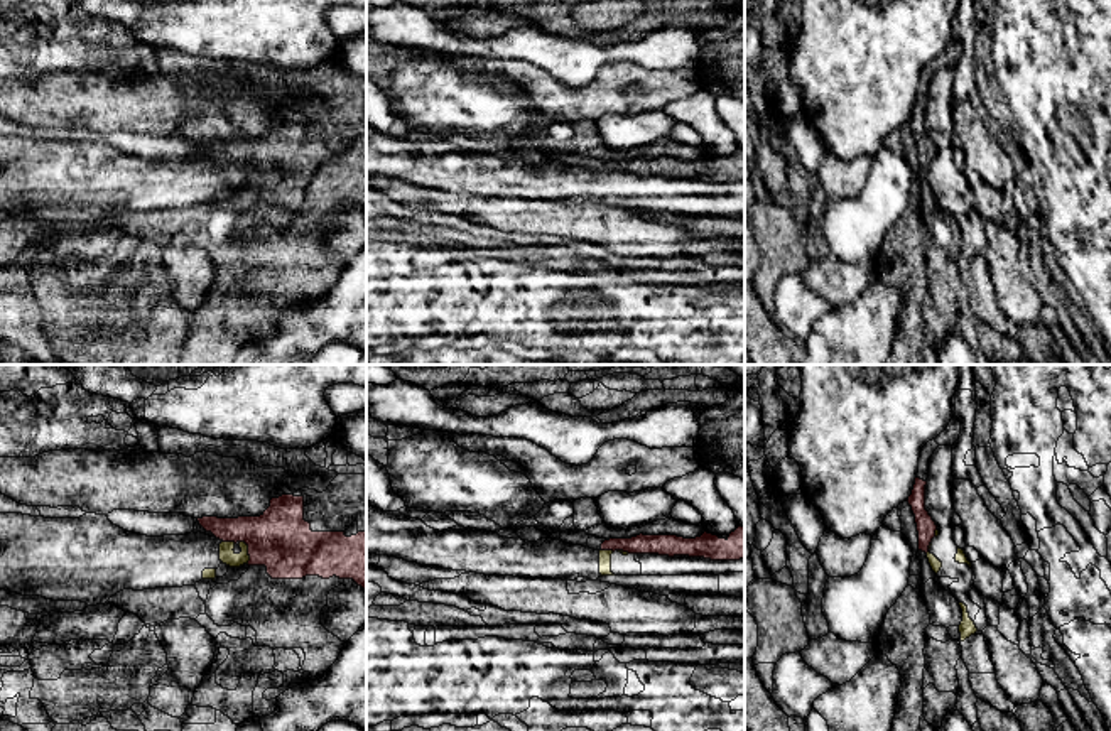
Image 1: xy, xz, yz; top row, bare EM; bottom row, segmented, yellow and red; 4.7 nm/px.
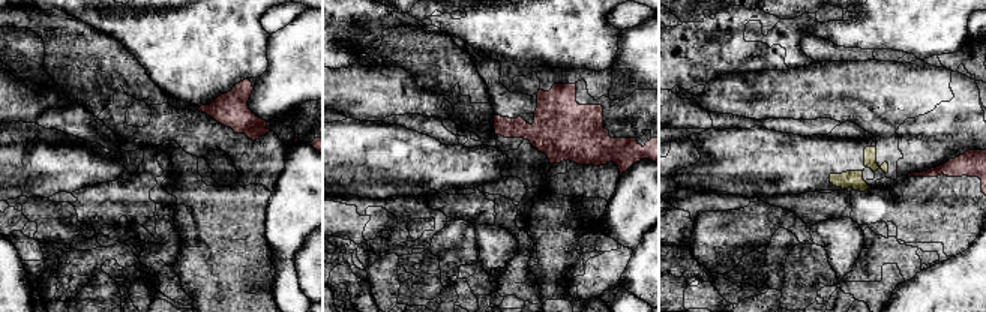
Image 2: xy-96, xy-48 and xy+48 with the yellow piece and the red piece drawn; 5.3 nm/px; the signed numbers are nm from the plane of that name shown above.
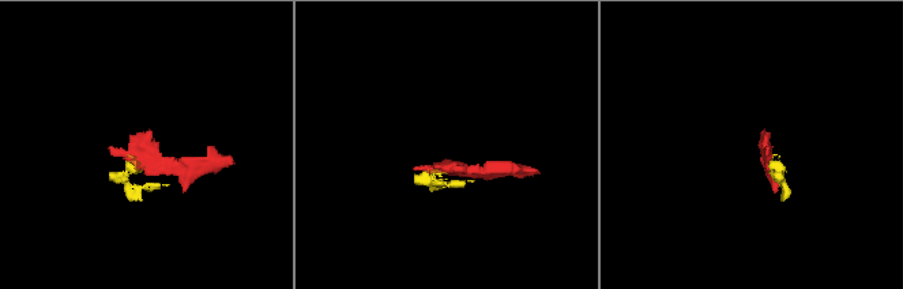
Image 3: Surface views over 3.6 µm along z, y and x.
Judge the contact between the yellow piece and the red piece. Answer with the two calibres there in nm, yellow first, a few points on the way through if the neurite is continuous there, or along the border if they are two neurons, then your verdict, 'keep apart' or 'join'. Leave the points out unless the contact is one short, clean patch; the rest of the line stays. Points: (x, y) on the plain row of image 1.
80/300 nm | along xy (240, 162), (247, 167), (249, 184) | keep apart

